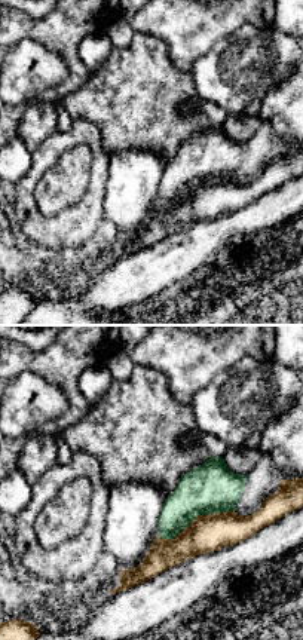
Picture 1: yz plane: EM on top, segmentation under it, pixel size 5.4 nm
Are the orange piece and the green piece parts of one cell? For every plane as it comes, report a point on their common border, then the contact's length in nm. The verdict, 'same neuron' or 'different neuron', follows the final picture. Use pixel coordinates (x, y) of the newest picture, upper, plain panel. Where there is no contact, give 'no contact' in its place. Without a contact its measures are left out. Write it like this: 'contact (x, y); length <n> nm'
contact (196, 184); length 440 nm

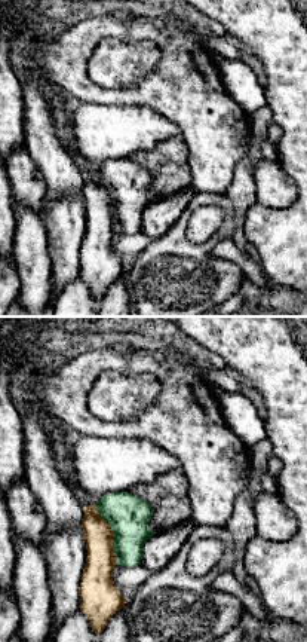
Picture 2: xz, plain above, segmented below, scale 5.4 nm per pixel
contact (111, 201); length 360 nm

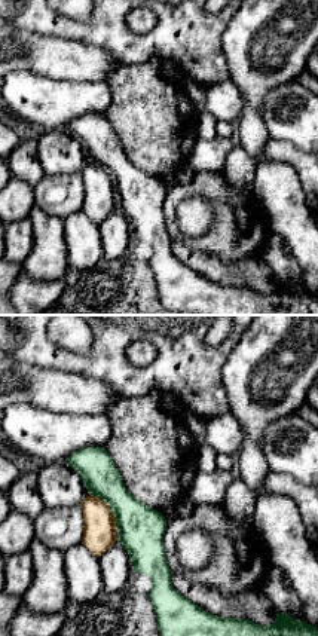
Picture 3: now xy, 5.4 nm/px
contact (109, 176); length 240 nm

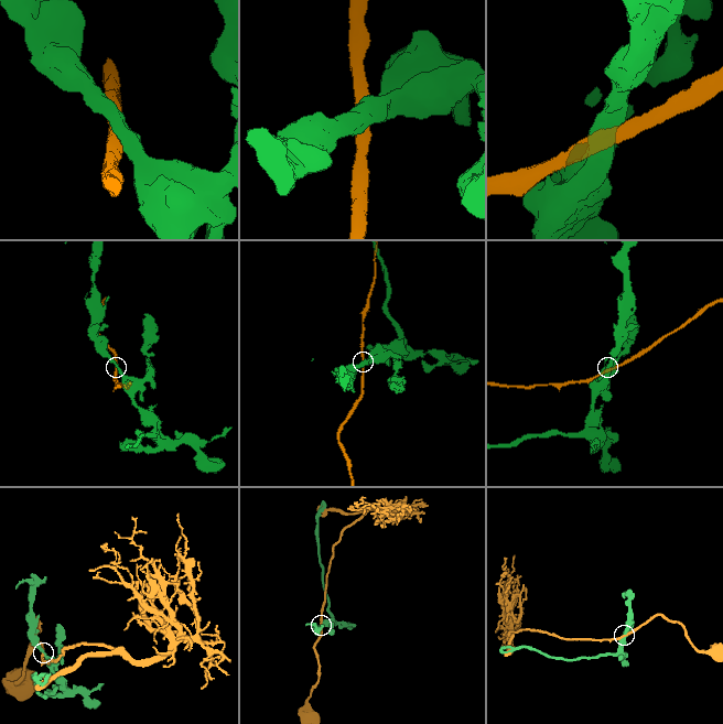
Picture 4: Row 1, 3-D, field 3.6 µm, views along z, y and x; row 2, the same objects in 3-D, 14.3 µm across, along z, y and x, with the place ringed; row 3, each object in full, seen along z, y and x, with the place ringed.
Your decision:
same neuron

